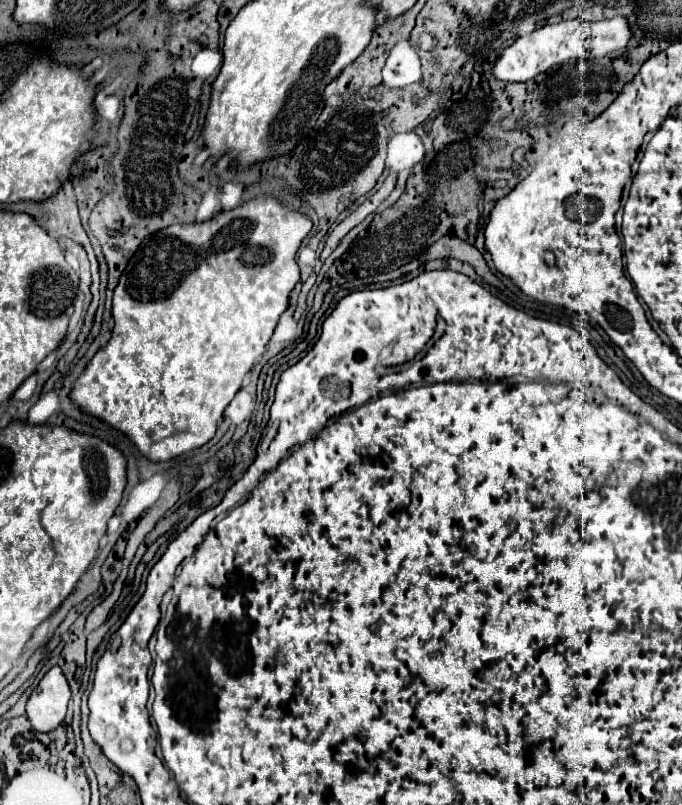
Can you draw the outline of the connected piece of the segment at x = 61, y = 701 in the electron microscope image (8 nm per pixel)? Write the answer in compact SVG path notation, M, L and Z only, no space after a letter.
M51 667L27 701L27 719L35 731L57 729L67 713L71 689L59 667Z

